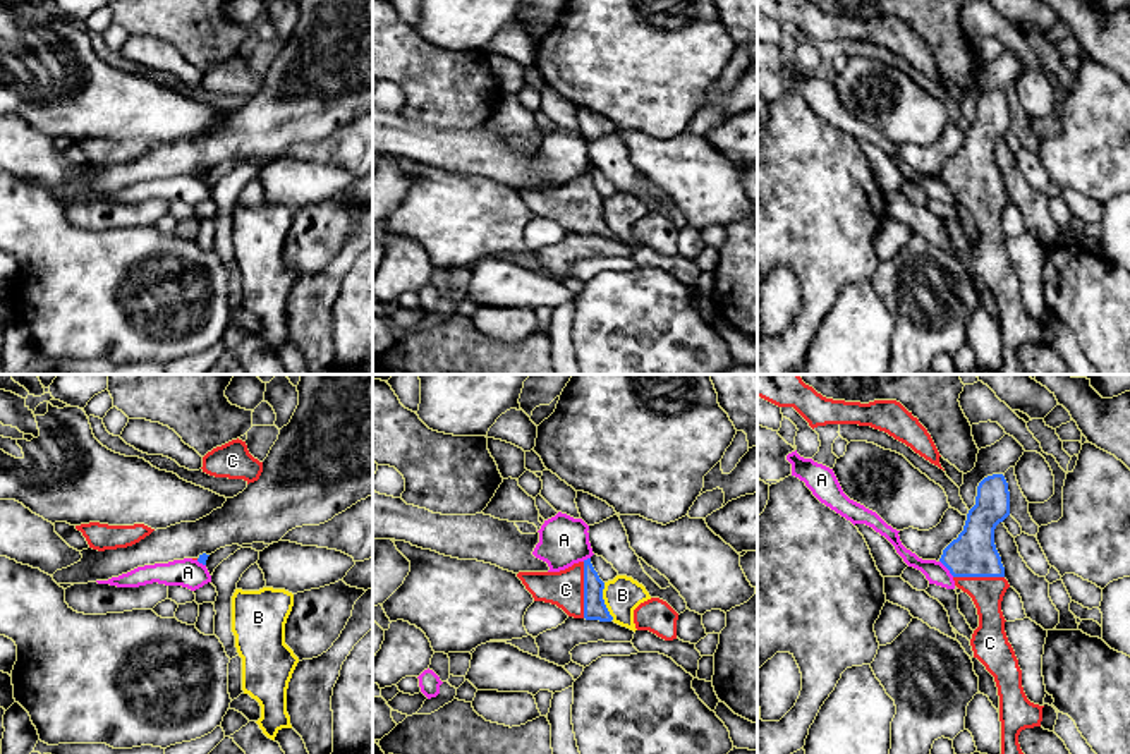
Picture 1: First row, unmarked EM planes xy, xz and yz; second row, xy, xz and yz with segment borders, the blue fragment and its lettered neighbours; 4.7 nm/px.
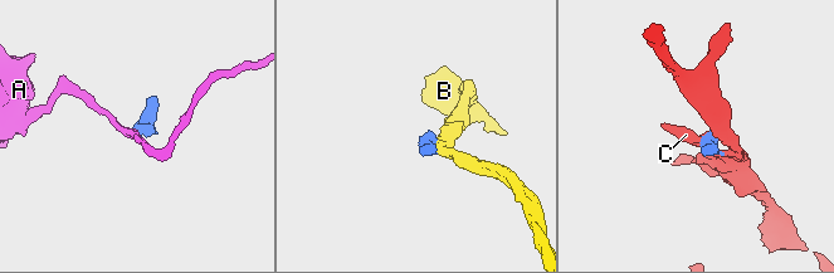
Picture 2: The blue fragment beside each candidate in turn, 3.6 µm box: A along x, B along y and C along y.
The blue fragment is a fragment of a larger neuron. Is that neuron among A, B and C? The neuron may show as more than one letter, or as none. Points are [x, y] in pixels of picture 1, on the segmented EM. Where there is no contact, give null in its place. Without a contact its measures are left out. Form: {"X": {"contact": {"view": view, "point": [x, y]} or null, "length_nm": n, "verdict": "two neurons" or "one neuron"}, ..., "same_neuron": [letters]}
{"A": {"contact": {"view": "yz", "point": [947, 567]}, "length_nm": 100, "verdict": "two neurons"}, "B": {"contact": {"view": "xz", "point": [603, 601]}, "length_nm": 180, "verdict": "two neurons"}, "C": {"contact": {"view": "xz", "point": [584, 589]}, "length_nm": 260, "verdict": "one neuron"}, "same_neuron": ["C"]}

